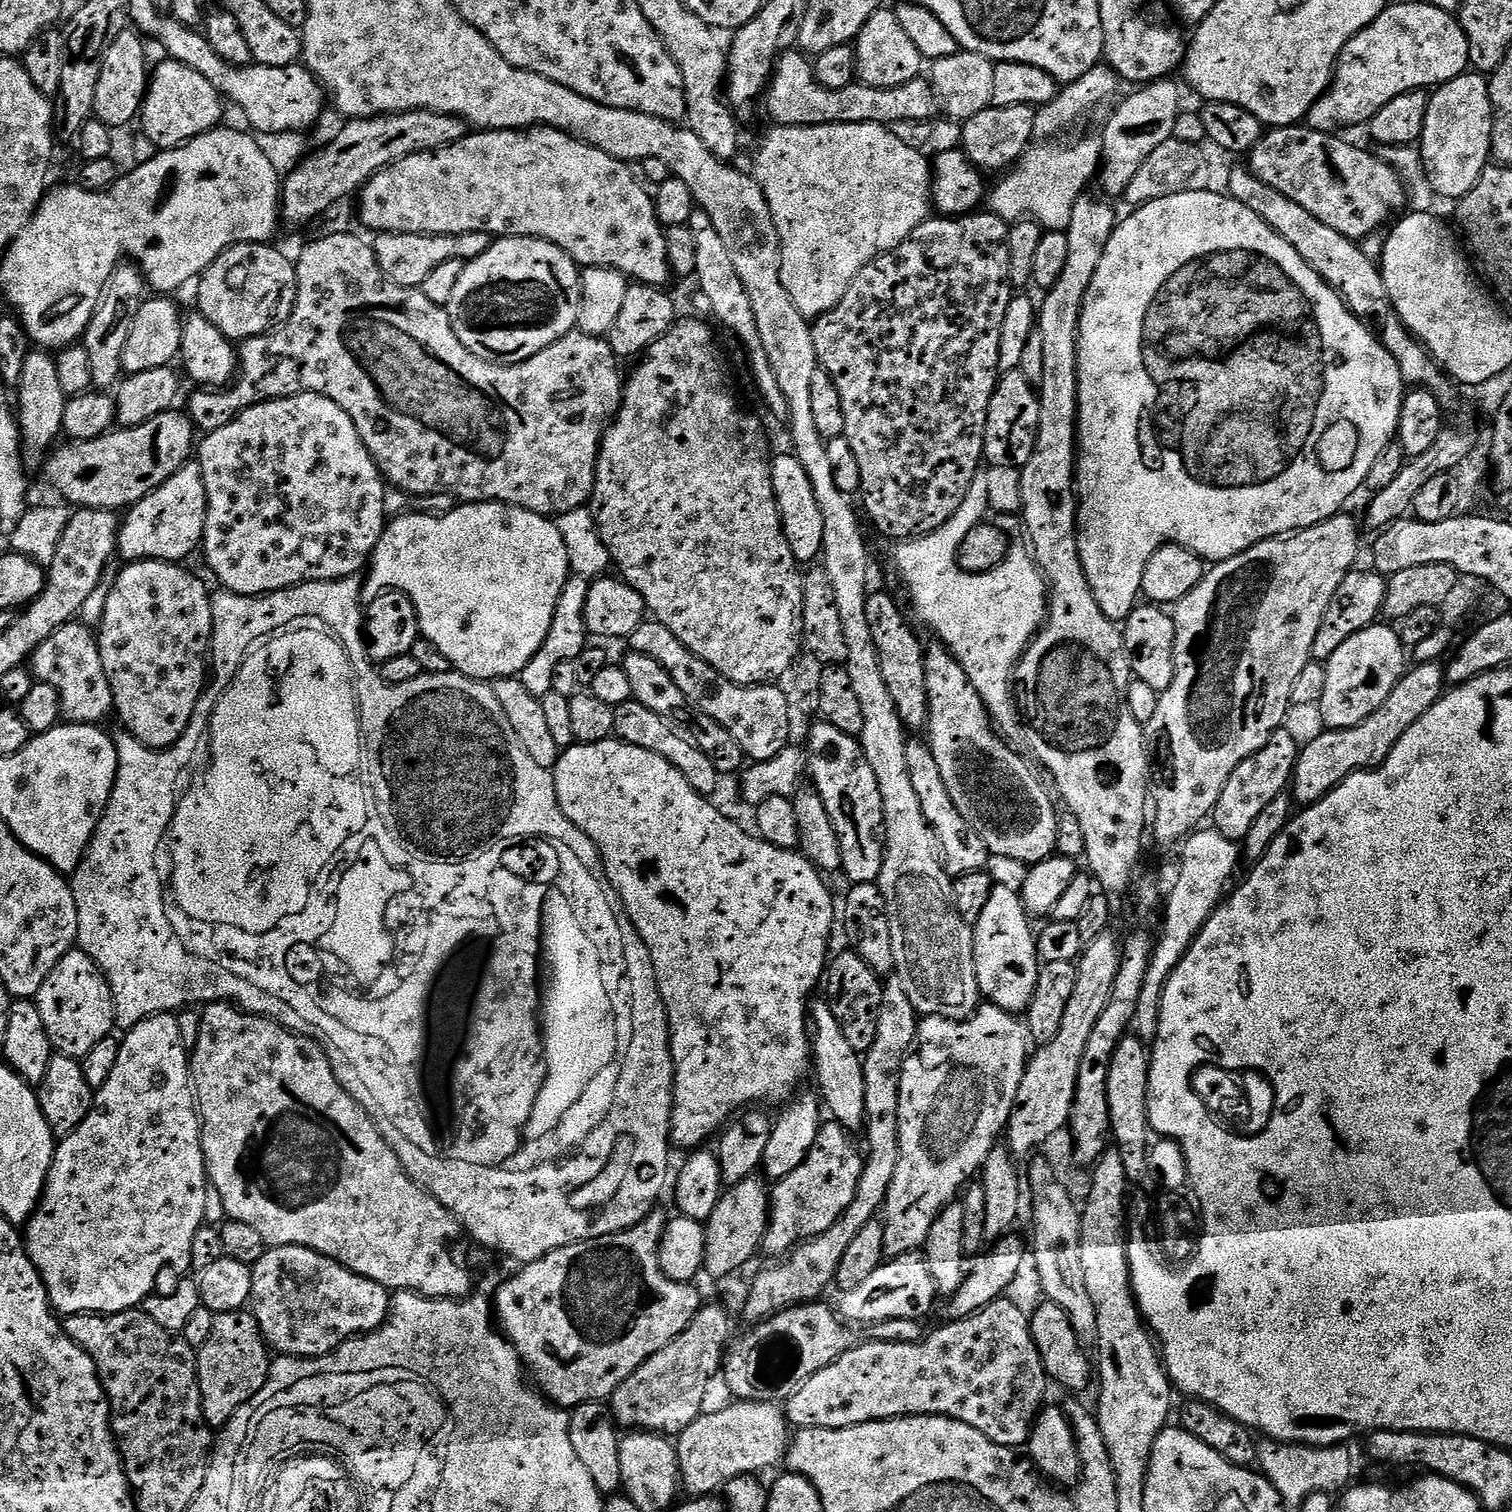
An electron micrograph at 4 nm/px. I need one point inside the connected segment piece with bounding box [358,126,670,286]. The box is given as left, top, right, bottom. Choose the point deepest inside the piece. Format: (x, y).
(539, 182)

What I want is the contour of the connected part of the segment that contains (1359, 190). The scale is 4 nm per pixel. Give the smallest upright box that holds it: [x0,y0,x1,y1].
[1250,126,1410,242]

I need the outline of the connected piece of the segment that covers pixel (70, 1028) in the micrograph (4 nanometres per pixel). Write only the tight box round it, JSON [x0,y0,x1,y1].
[34,950,116,1056]

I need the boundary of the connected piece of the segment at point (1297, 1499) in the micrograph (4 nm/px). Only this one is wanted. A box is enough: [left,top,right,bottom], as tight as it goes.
[1257,1438,1354,1506]

